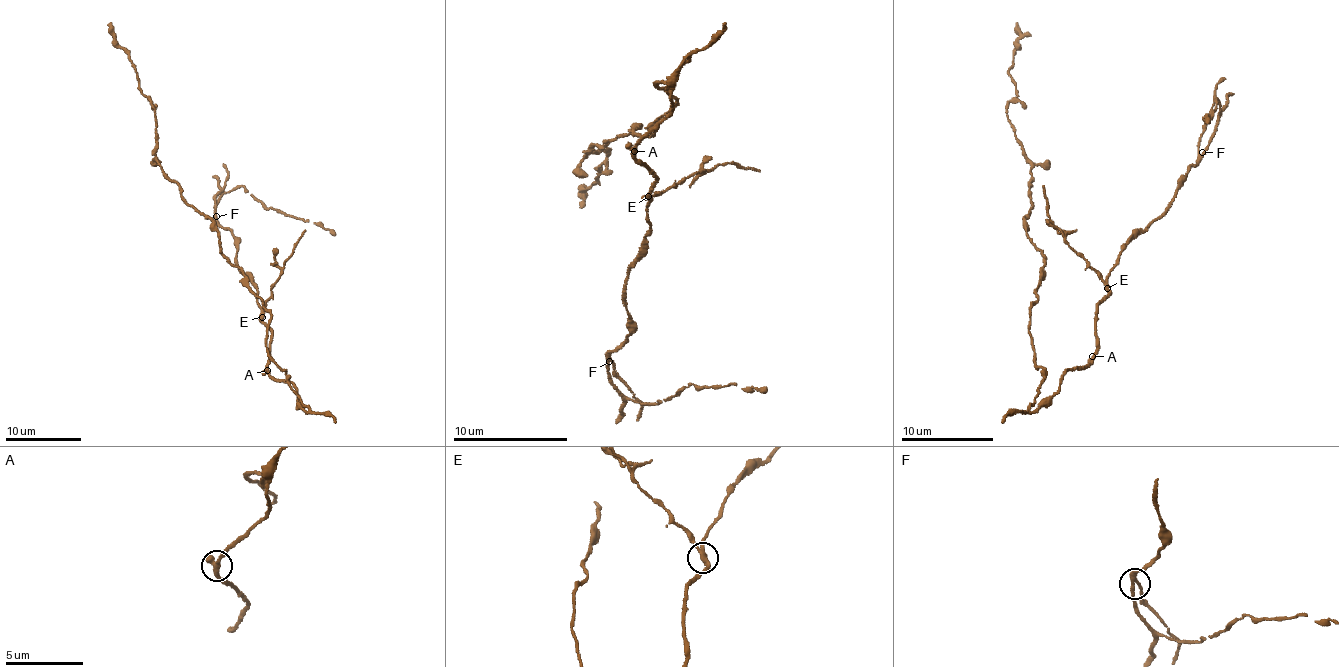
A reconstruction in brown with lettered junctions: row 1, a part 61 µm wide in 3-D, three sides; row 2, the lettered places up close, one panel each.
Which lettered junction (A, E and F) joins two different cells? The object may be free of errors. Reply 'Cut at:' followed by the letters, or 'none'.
Cut at: E

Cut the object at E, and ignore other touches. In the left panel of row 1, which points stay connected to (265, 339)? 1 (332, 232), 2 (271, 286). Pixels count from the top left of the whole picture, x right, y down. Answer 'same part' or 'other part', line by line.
1: same part
2: other part

